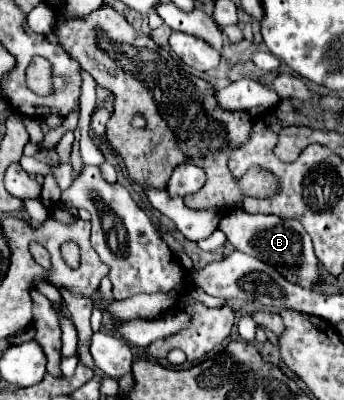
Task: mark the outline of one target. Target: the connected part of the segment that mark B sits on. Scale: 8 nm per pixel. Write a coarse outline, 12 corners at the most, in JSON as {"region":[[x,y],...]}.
{"region":[[232,212],[220,230],[236,250],[288,282],[320,282],[298,220]]}

